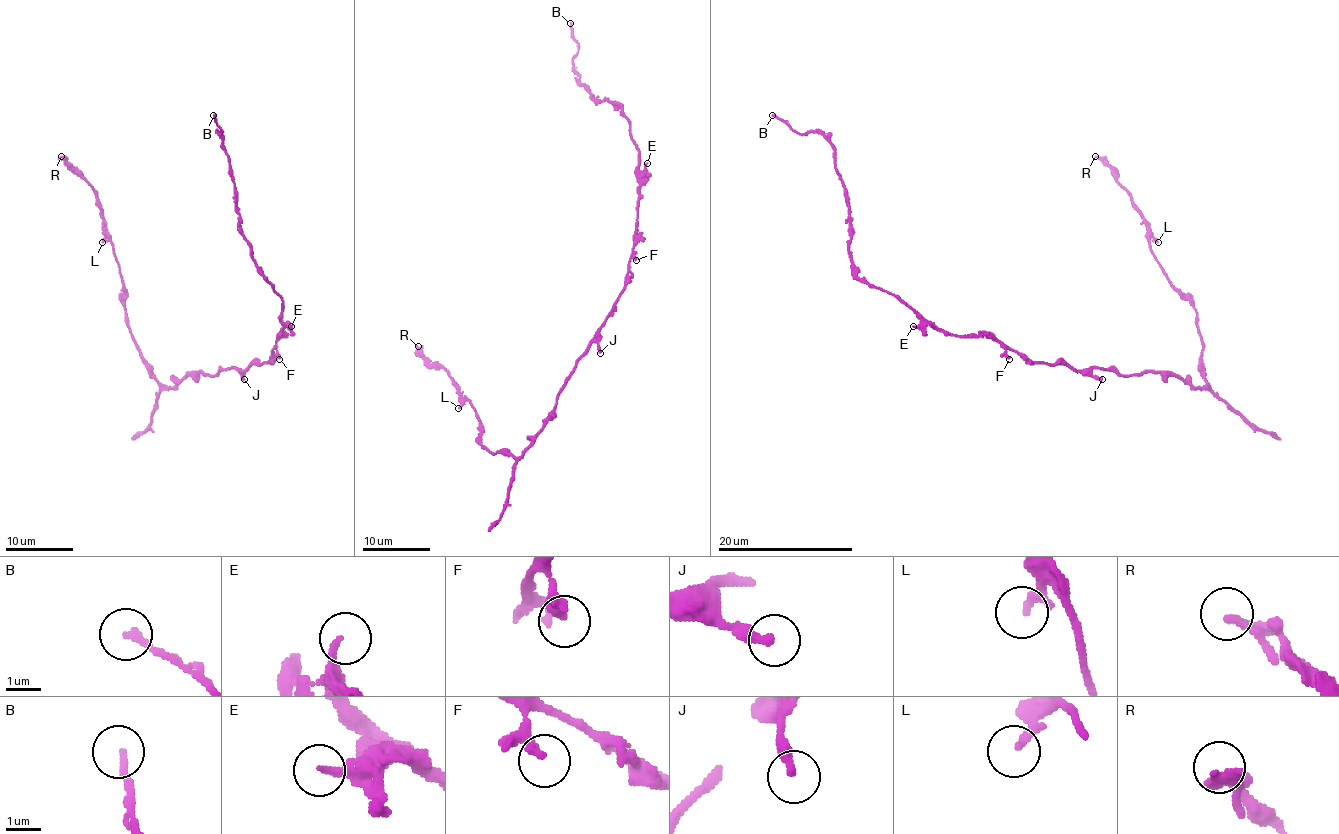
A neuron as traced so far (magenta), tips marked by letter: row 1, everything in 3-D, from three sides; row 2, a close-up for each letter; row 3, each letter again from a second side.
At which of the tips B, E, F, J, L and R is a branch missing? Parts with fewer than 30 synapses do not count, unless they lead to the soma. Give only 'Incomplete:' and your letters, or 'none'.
Incomplete: none

